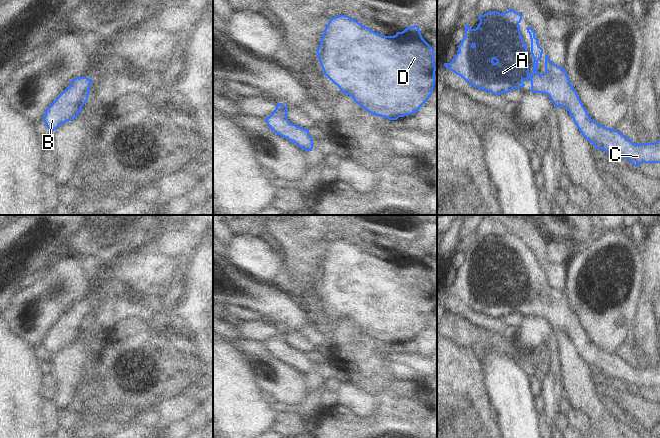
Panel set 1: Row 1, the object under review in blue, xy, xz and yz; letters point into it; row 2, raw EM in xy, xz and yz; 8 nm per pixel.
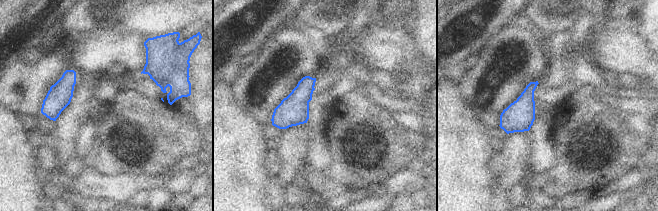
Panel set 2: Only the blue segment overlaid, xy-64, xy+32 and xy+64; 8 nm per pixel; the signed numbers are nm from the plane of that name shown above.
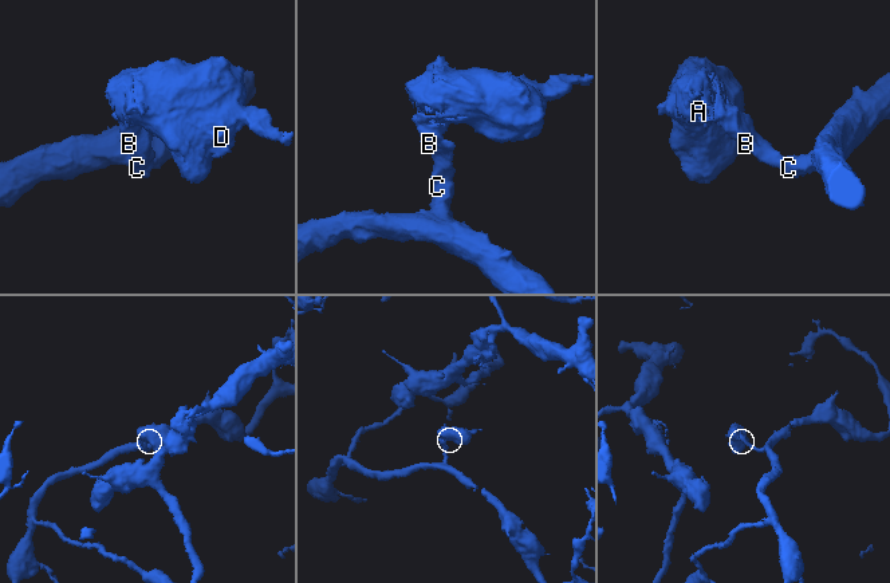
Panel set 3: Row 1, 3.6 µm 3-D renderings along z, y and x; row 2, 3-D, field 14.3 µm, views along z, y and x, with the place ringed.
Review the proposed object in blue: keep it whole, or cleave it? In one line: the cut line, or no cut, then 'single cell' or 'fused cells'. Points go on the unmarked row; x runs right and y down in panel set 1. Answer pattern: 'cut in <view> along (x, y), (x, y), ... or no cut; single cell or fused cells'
no cut; single cell

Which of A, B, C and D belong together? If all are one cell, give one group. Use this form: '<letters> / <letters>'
A B C D

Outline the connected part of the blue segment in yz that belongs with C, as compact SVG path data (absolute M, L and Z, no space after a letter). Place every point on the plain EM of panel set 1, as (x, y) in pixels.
M511 232L504 237L493 235L480 239L480 247L475 253L465 249L465 260L461 268L457 270L458 277L450 287L444 287L444 290L461 300L473 311L488 315L494 319L508 317L513 315L514 312L524 311L523 305L530 304L531 316L547 318L554 327L555 332L564 331L573 342L579 355L585 363L595 370L595 373L602 373L613 380L626 382L635 391L641 387L660 387L660 363L654 367L635 368L618 354L607 352L593 345L573 312L564 291L555 289L546 279L545 297L539 298L537 296L538 285L542 282L543 273L538 268L535 255L527 251L526 254L531 263L531 278L534 282L532 286L533 296L529 297L527 270L521 260L519 249L522 240L522 238Z

